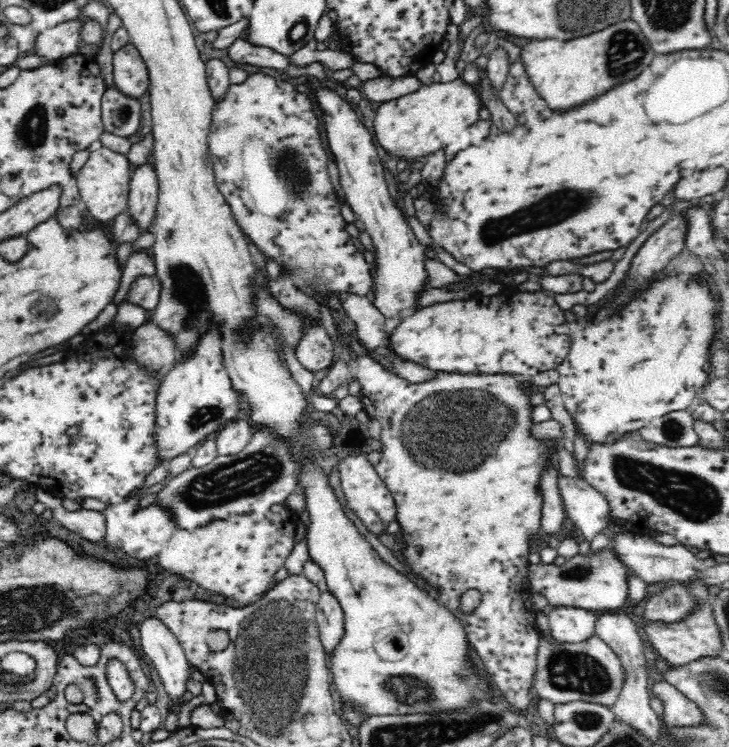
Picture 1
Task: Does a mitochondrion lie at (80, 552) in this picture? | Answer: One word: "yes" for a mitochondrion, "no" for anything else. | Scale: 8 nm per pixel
no

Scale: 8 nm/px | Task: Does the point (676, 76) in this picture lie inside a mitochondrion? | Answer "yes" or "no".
no

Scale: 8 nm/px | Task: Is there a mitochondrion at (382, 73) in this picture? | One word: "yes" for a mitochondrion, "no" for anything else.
no

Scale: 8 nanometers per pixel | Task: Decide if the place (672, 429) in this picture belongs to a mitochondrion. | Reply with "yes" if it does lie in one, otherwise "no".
yes

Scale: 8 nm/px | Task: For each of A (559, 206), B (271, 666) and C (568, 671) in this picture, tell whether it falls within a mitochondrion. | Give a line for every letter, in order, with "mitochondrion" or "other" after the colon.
A: mitochondrion
B: mitochondrion
C: mitochondrion

